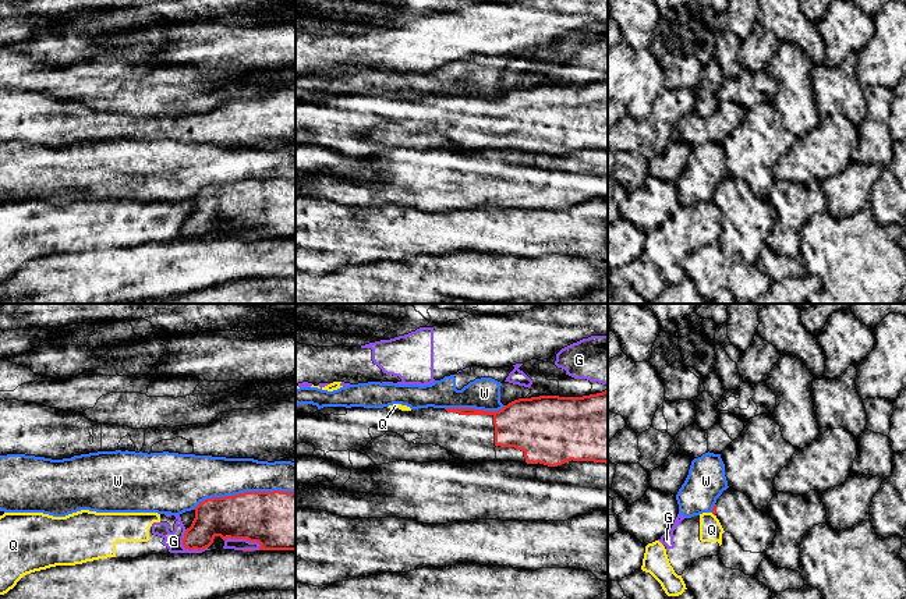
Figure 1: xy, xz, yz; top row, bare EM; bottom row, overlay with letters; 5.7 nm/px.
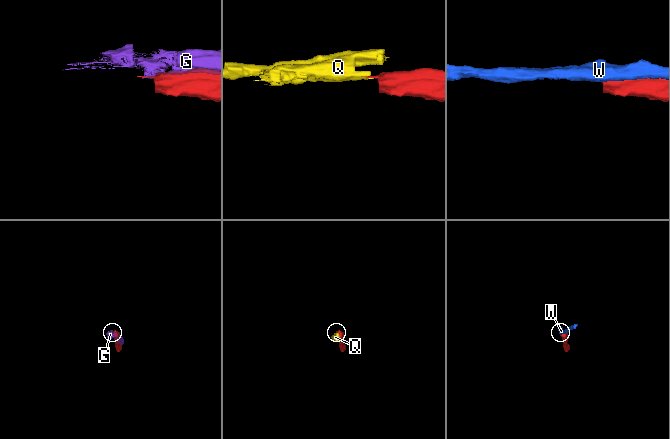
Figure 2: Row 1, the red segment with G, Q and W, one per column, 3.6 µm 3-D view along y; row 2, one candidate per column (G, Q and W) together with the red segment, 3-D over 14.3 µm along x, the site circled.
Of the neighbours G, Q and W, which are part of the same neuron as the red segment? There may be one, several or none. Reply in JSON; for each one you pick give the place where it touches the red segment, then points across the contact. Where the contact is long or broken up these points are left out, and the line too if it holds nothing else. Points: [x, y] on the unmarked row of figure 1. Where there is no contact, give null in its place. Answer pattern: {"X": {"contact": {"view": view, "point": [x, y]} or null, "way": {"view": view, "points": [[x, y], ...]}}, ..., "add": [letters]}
{"add": []}

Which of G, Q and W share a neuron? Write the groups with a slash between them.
G Q / W

